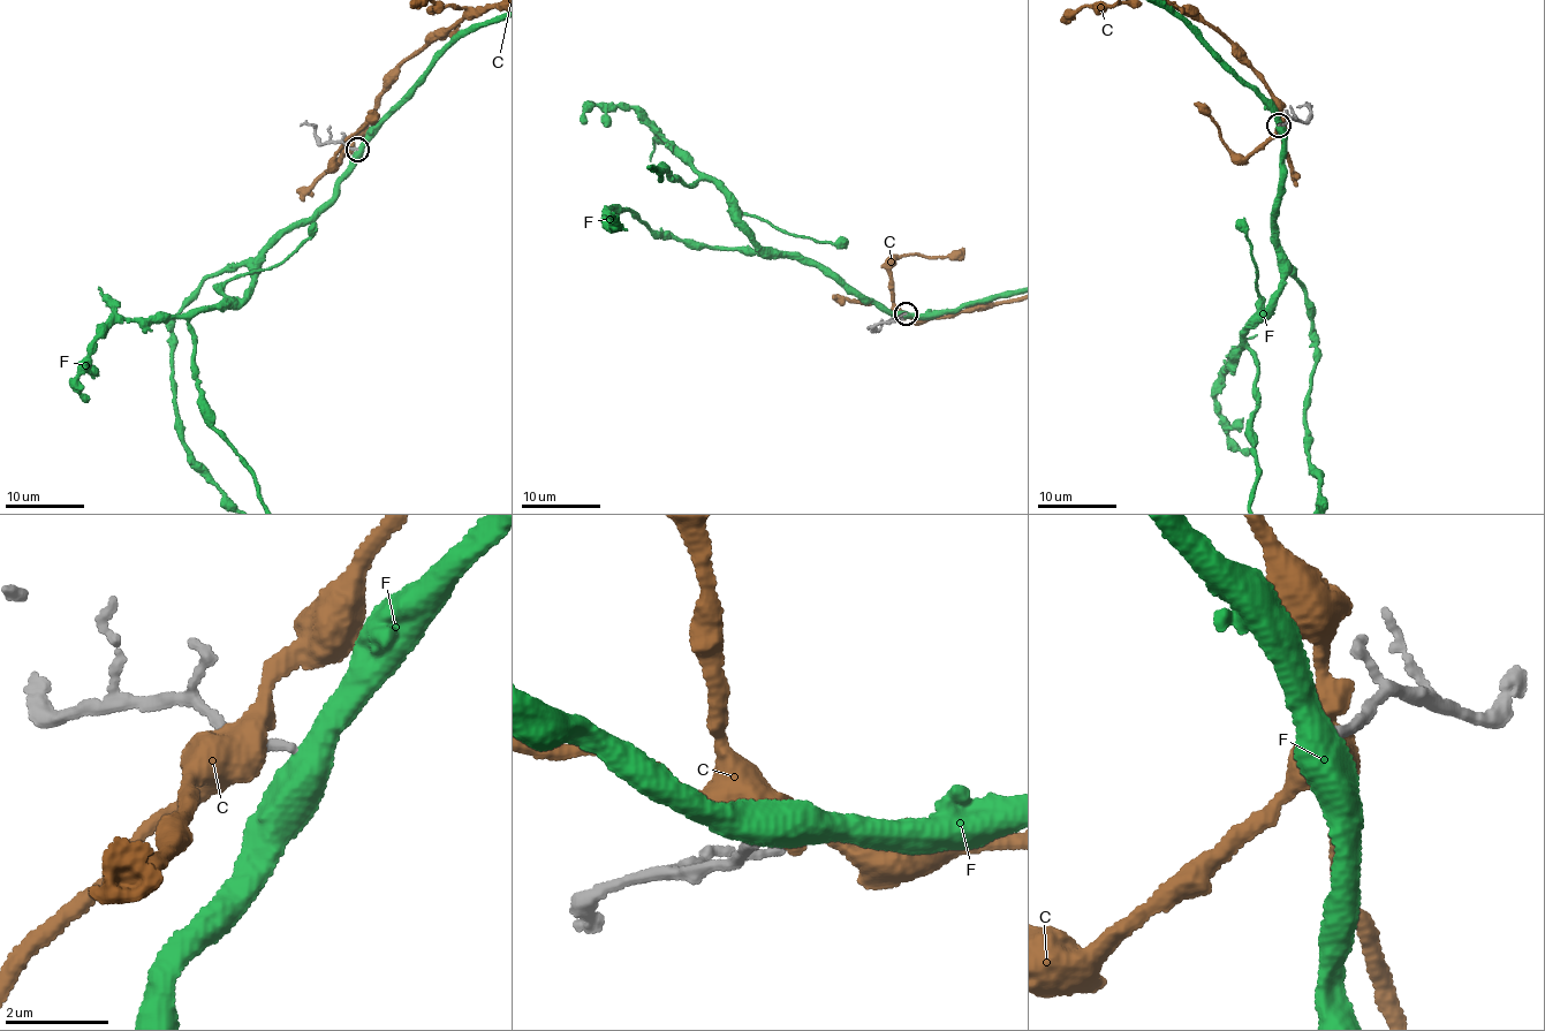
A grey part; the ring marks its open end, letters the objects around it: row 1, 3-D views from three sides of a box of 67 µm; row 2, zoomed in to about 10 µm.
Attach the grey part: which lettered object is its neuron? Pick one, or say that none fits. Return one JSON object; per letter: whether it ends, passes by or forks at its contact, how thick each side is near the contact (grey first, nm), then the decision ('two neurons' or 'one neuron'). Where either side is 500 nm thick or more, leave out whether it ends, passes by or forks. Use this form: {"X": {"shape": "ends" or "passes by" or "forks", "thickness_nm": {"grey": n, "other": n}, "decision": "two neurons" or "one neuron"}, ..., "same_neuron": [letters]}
{"C": {"thickness_nm": {"grey": 240, "other": 600}, "decision": "two neurons"}, "F": {"thickness_nm": {"grey": 190, "other": 600}, "decision": "two neurons"}, "same_neuron": []}

